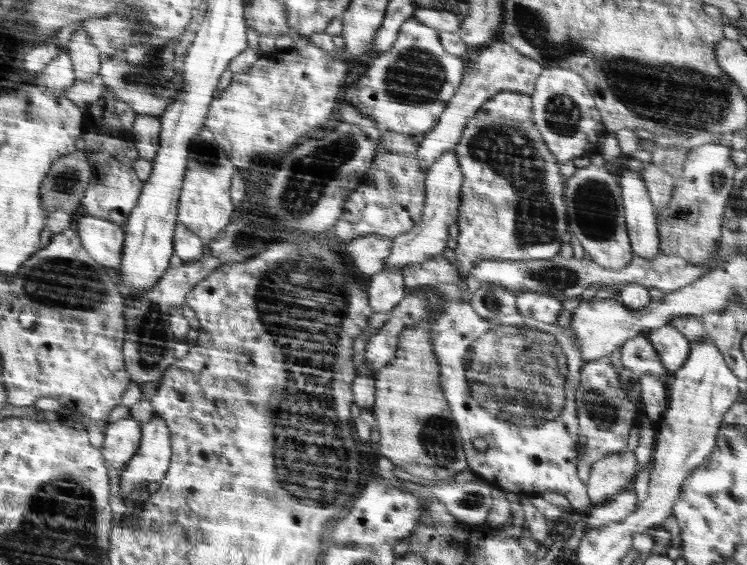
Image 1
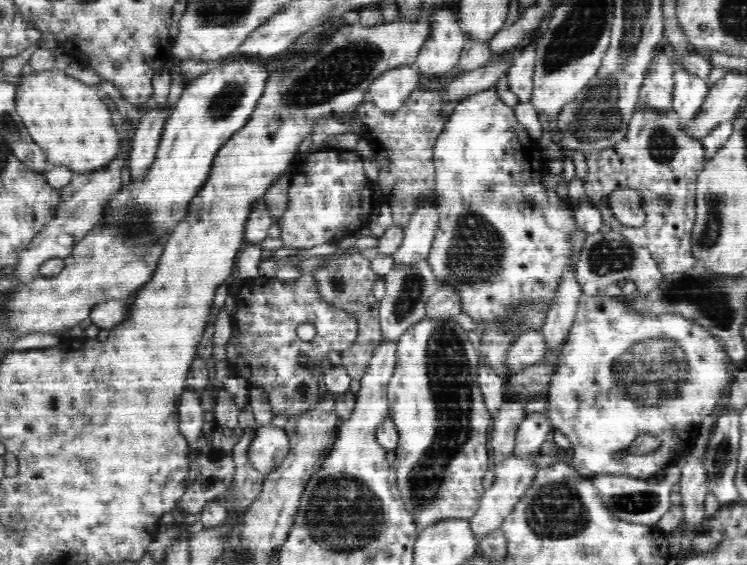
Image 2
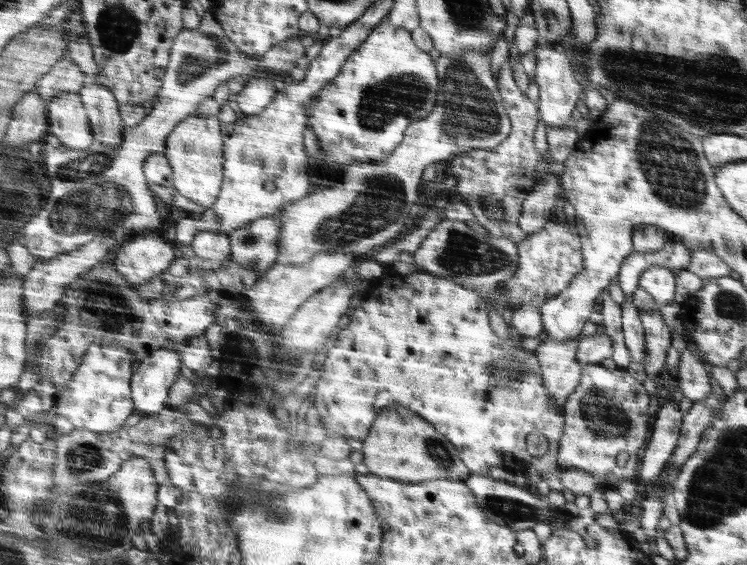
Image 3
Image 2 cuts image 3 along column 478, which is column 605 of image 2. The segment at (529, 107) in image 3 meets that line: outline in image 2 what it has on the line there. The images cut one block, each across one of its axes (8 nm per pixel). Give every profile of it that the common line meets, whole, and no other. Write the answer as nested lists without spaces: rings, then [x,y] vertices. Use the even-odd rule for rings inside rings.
[[[638,107],[634,112],[633,119],[630,120],[626,136],[620,140],[613,148],[605,149],[601,152],[586,155],[588,163],[588,172],[583,180],[585,188],[585,199],[596,207],[598,212],[602,213],[602,221],[608,220],[612,225],[613,232],[621,233],[624,238],[647,248],[650,254],[658,263],[658,270],[664,275],[671,275],[677,272],[689,271],[696,266],[698,260],[695,260],[691,254],[691,234],[695,228],[696,214],[696,179],[704,166],[706,165],[706,152],[703,142],[694,139],[692,135],[684,132],[680,120],[674,120],[670,112],[662,112],[661,115]],[[623,188],[633,188],[640,193],[642,205],[646,209],[646,223],[638,229],[630,229],[621,226],[618,221],[612,217],[607,198],[610,192]]]

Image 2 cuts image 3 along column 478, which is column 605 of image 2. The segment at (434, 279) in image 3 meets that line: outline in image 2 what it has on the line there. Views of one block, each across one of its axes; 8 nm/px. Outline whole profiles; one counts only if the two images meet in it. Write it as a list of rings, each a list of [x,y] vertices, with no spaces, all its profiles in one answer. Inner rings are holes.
[[[582,293],[578,298],[578,304],[575,306],[575,316],[574,322],[572,324],[572,330],[568,333],[568,340],[564,346],[560,346],[560,356],[556,356],[557,366],[555,374],[550,378],[550,390],[548,390],[548,398],[550,398],[550,416],[551,426],[555,429],[560,430],[571,443],[571,448],[574,450],[573,458],[570,462],[574,469],[580,470],[590,470],[594,475],[602,474],[621,474],[622,476],[631,476],[632,478],[644,478],[651,480],[657,472],[660,470],[667,470],[670,466],[674,465],[677,460],[682,457],[682,452],[684,450],[691,450],[696,442],[696,436],[700,432],[700,422],[716,410],[720,398],[722,398],[722,392],[724,388],[728,386],[730,382],[731,372],[731,358],[727,353],[727,348],[723,345],[723,342],[720,339],[717,339],[715,336],[712,336],[707,330],[704,330],[700,325],[693,323],[688,320],[685,316],[678,314],[670,313],[652,313],[652,312],[641,312],[640,309],[636,309],[636,312],[628,312],[626,306],[622,306],[620,302],[616,302],[614,298],[602,294],[590,294]],[[652,336],[670,336],[676,344],[670,344],[670,340],[646,340],[646,338],[652,338]],[[646,340],[646,344],[638,344],[638,348],[634,348],[636,342],[642,342]],[[680,346],[680,348],[678,348]],[[654,358],[660,358],[658,364]],[[686,374],[686,380],[682,380],[682,376]],[[614,380],[622,380],[622,384],[626,384],[626,388],[630,388],[630,396],[626,394],[628,390],[626,388],[620,388],[618,382]],[[678,382],[686,382],[686,384],[678,384]],[[650,386],[654,386],[652,392],[644,392],[648,390]],[[638,400],[644,400],[644,404],[640,404]],[[658,402],[658,406],[656,406]],[[650,404],[650,406],[648,406]],[[648,406],[648,408],[646,408]],[[640,434],[650,434],[655,436],[660,440],[660,446],[652,451],[650,454],[643,456],[630,454],[628,448],[632,446],[632,442],[640,436]]]

